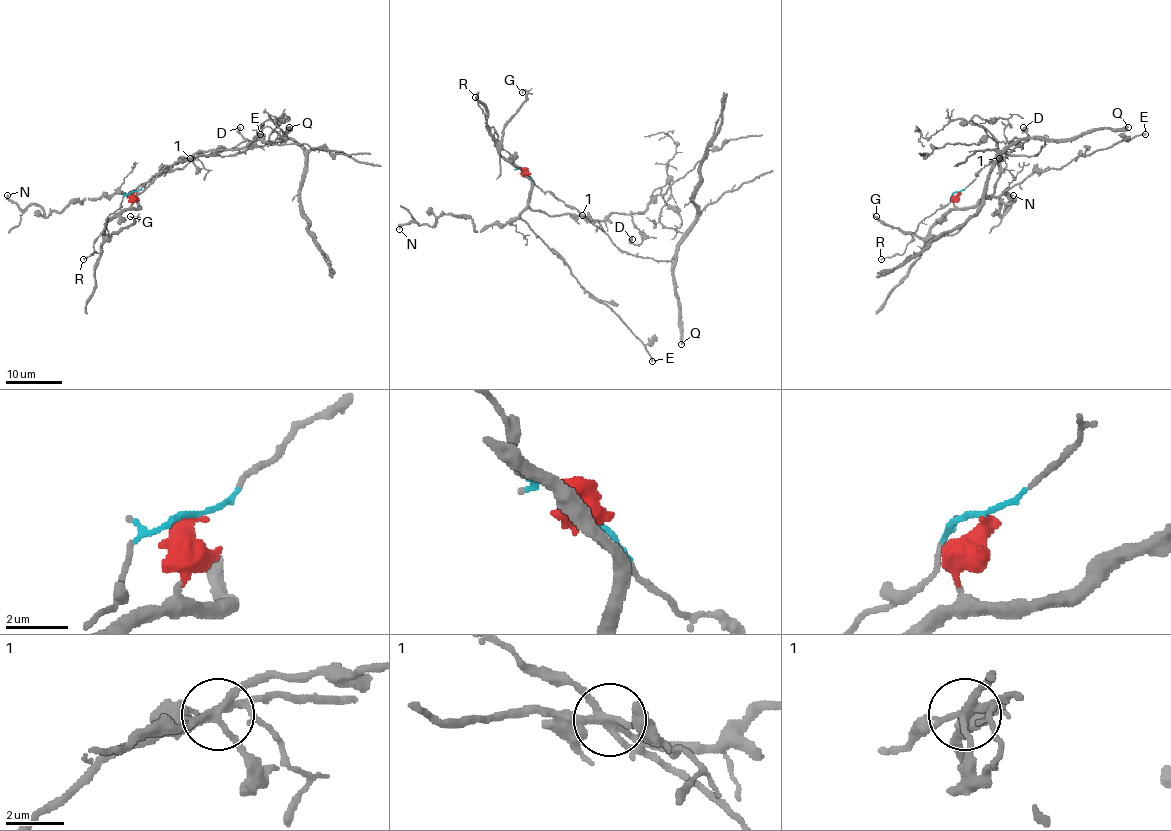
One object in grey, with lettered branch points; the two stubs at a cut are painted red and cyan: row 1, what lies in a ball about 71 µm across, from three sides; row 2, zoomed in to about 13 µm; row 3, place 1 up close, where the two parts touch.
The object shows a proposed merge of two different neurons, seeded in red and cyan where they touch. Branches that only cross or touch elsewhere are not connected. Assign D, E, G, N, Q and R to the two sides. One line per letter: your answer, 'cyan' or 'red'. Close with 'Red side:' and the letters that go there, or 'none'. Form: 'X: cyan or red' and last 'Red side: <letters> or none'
D: red
E: red
G: red
N: red
Q: cyan
R: cyan
Red side: D, E, G, N

